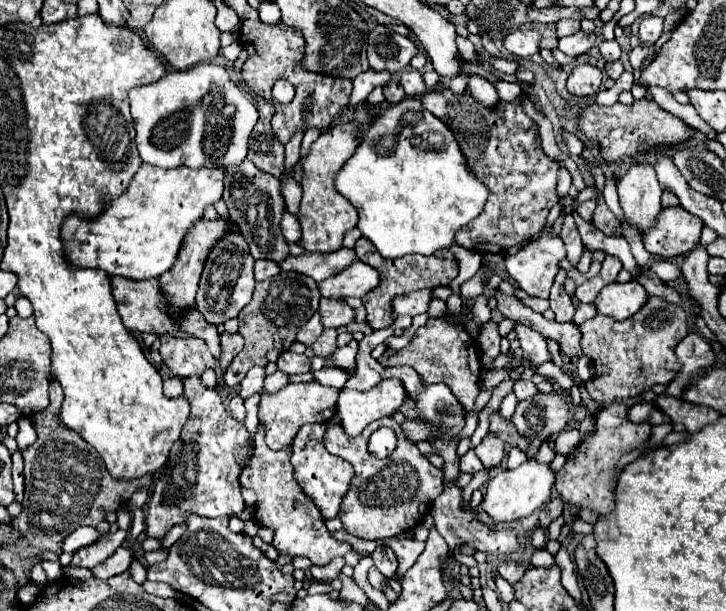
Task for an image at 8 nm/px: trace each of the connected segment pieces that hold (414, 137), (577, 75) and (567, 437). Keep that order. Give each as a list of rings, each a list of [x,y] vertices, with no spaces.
[[[412,97],[398,105],[390,105],[374,117],[354,155],[338,175],[334,175],[334,187],[356,207],[362,235],[388,259],[402,255],[432,255],[438,249],[450,247],[454,243],[454,233],[478,217],[488,199],[488,189],[468,171],[452,131],[438,117],[428,113],[420,105],[420,99]]]
[[[584,63],[574,67],[566,87],[572,97],[586,97],[586,95],[596,95],[600,91],[600,83],[602,83],[602,71],[598,67]]]
[[[572,429],[572,431],[562,431],[556,439],[554,439],[554,443],[556,443],[556,455],[564,455],[564,457],[568,457],[570,455],[570,451],[574,449],[574,447],[578,447],[578,429]]]

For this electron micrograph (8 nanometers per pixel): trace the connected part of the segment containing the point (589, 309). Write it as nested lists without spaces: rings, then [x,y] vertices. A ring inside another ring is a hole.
[[[580,305],[580,307],[576,309],[576,313],[574,313],[572,323],[574,323],[574,325],[580,325],[580,323],[584,323],[586,319],[592,319],[594,315],[596,315],[594,305]]]

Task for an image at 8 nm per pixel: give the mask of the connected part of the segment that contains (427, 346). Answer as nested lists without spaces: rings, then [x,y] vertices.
[[[440,317],[430,319],[424,327],[416,329],[412,341],[404,349],[400,351],[386,349],[386,353],[378,359],[378,363],[384,367],[408,365],[414,371],[418,371],[422,383],[446,383],[454,393],[454,397],[462,403],[462,407],[466,407],[466,415],[474,411],[474,399],[480,393],[478,381],[480,381],[482,363],[478,359],[478,349],[464,331],[464,327],[450,327]]]

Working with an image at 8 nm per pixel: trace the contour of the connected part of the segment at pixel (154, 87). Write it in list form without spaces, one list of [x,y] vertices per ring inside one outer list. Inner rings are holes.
[[[198,63],[186,71],[170,71],[156,83],[134,87],[130,93],[130,111],[136,127],[136,147],[140,159],[156,167],[224,167],[230,163],[242,163],[248,153],[248,137],[256,125],[258,111],[250,99],[228,77],[228,71],[214,63]]]

